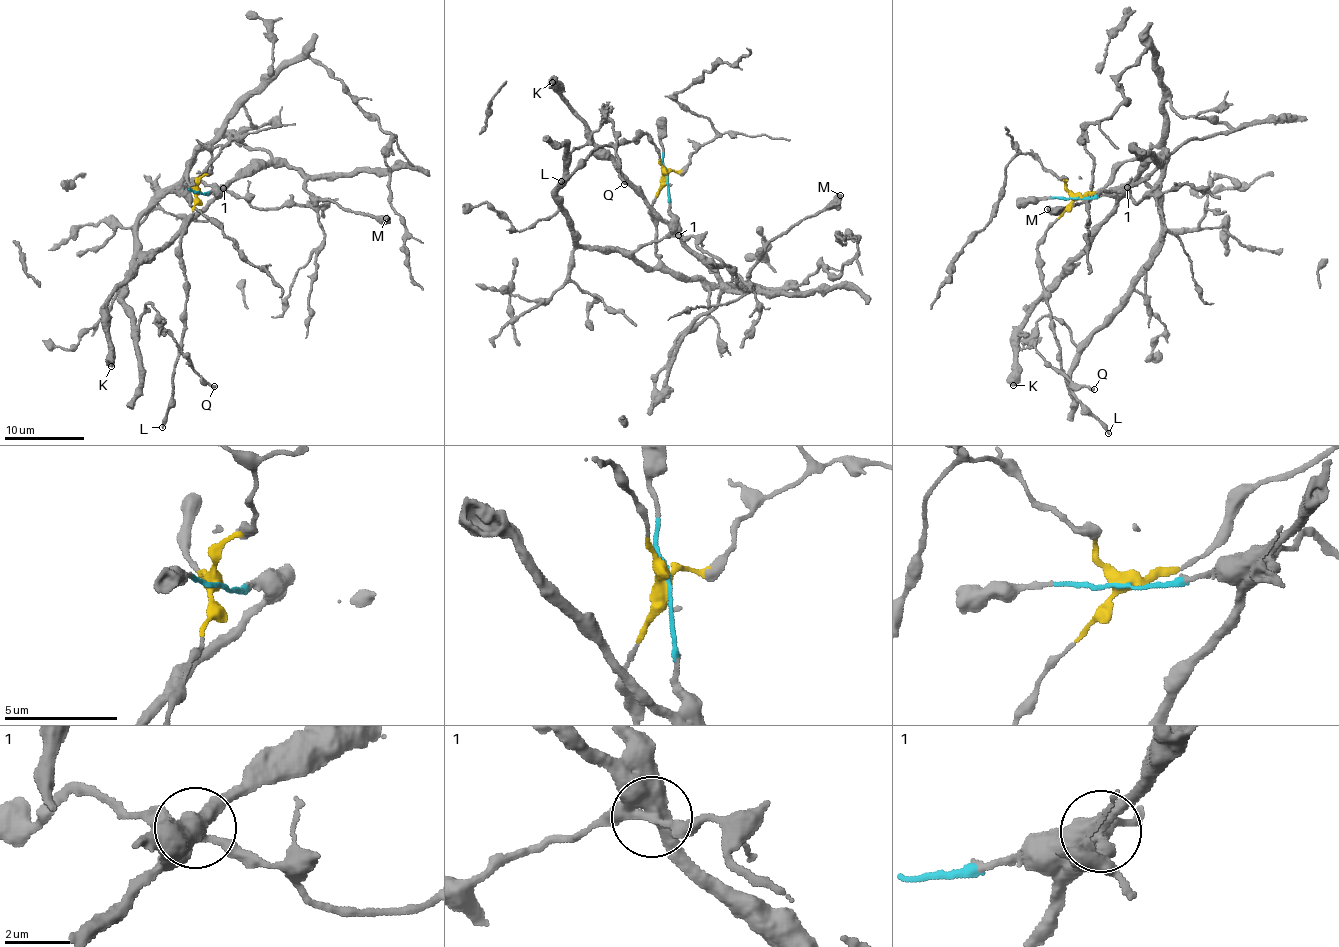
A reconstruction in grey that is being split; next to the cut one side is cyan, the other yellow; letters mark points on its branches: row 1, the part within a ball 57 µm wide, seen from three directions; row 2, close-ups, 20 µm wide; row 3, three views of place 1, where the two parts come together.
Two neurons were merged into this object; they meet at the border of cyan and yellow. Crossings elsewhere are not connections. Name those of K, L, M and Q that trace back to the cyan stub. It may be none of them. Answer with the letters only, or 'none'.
K, M

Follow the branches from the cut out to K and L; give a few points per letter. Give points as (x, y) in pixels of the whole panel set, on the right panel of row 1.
K: (1074, 199), (1109, 193), (1116, 203), (1043, 292), (1023, 326), (1018, 340), (1018, 382), (1013, 386)
L: (1074, 199), (1047, 229), (1037, 248), (1037, 266), (1070, 394), (1109, 433)

